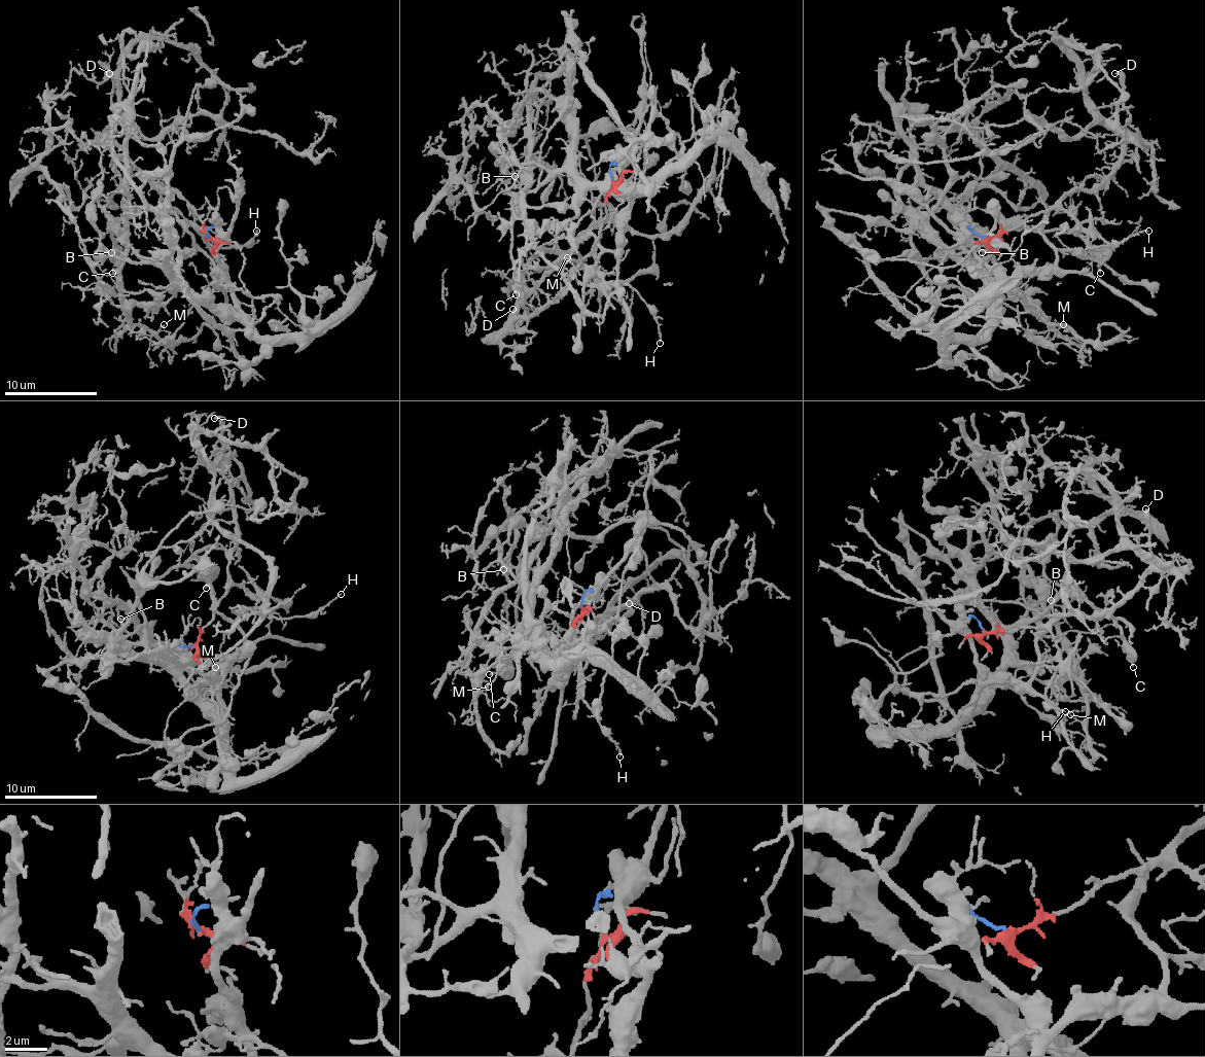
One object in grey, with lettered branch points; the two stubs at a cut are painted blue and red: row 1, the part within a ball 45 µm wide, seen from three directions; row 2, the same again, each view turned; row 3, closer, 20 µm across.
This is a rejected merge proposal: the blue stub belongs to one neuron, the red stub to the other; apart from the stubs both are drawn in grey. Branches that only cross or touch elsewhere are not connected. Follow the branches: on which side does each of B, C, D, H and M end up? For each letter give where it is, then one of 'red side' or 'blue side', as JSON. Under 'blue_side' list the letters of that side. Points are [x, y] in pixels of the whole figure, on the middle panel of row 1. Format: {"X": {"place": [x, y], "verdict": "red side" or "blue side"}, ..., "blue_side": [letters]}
{"B": {"place": [515, 176], "verdict": "blue side"}, "C": {"place": [516, 294], "verdict": "blue side"}, "D": {"place": [512, 309], "verdict": "red side"}, "H": {"place": [660, 343], "verdict": "red side"}, "M": {"place": [567, 257], "verdict": "blue side"}, "blue_side": ["B", "C", "M"]}

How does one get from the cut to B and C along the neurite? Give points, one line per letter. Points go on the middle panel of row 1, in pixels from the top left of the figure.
B: (611, 180), (609, 169), (621, 164), (621, 178), (634, 189), (589, 187), (565, 171), (535, 187), (515, 176)
C: (611, 180), (609, 169), (621, 164), (621, 178), (634, 189), (589, 187), (552, 171), (517, 201), (517, 293)

